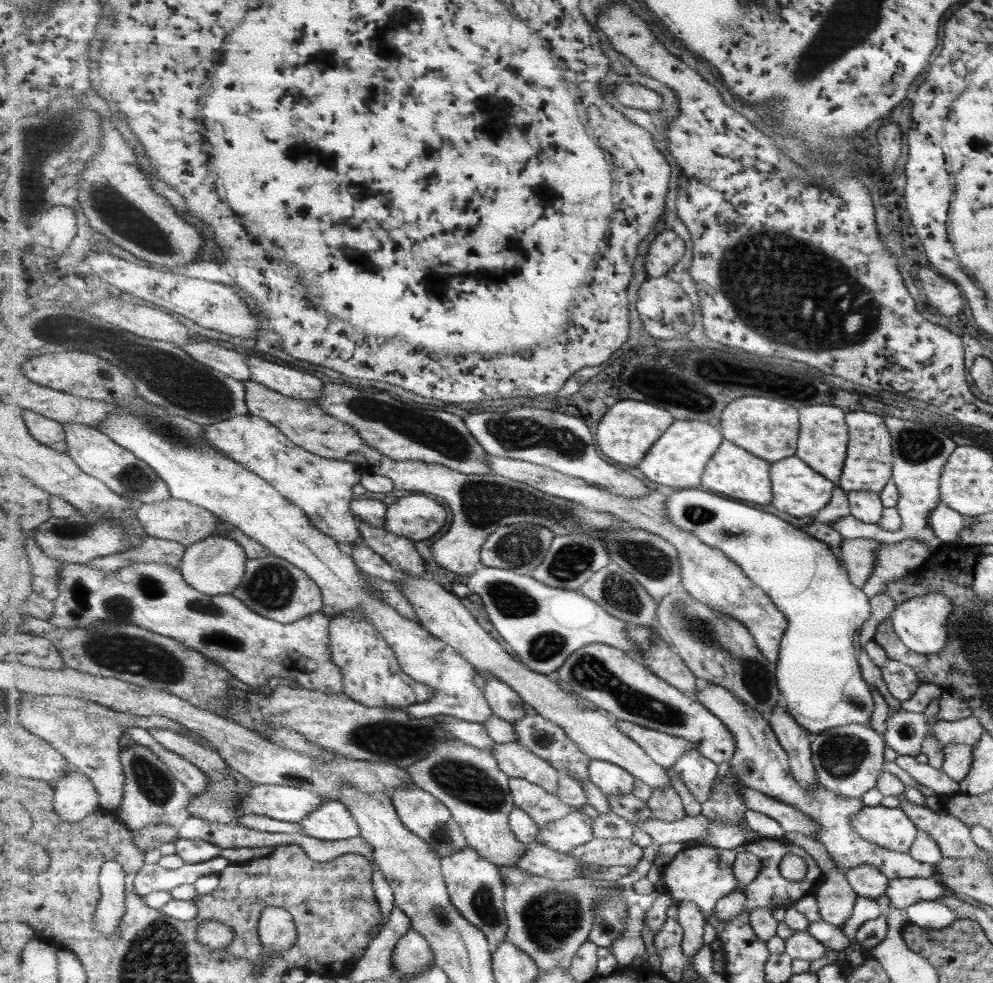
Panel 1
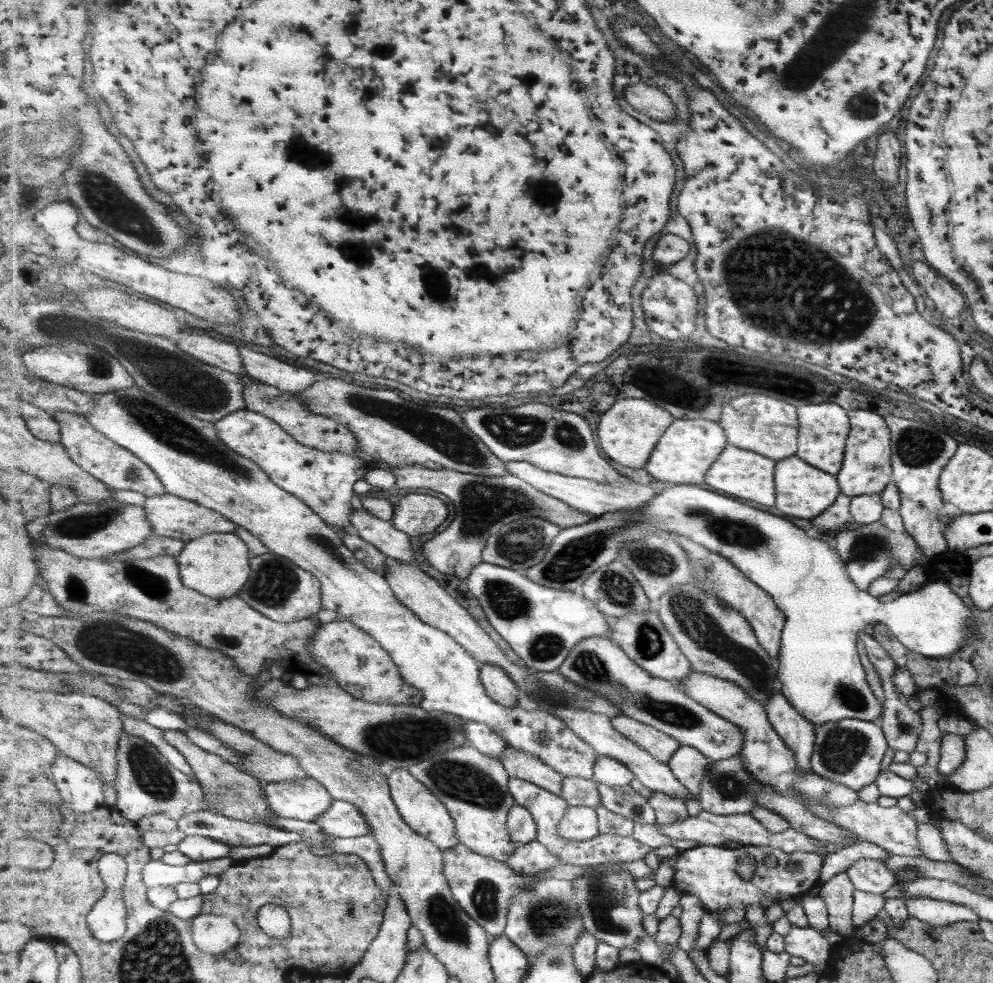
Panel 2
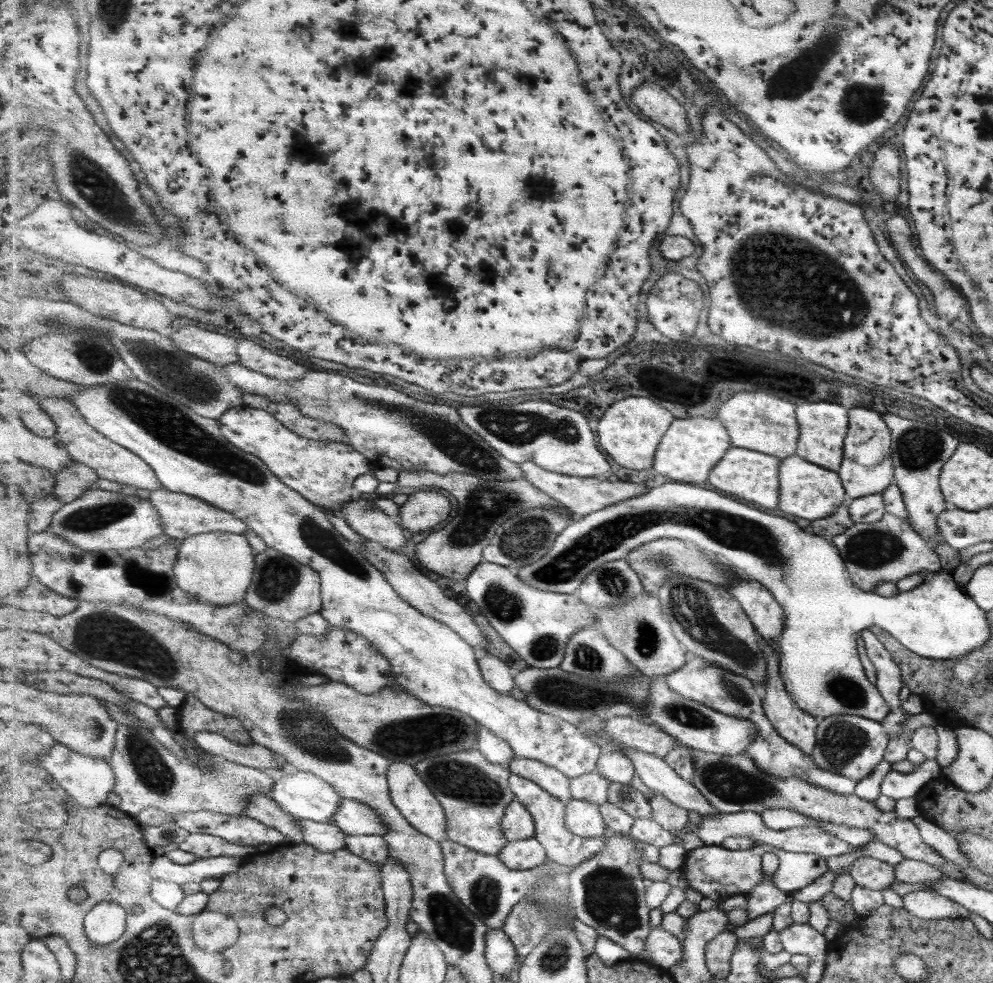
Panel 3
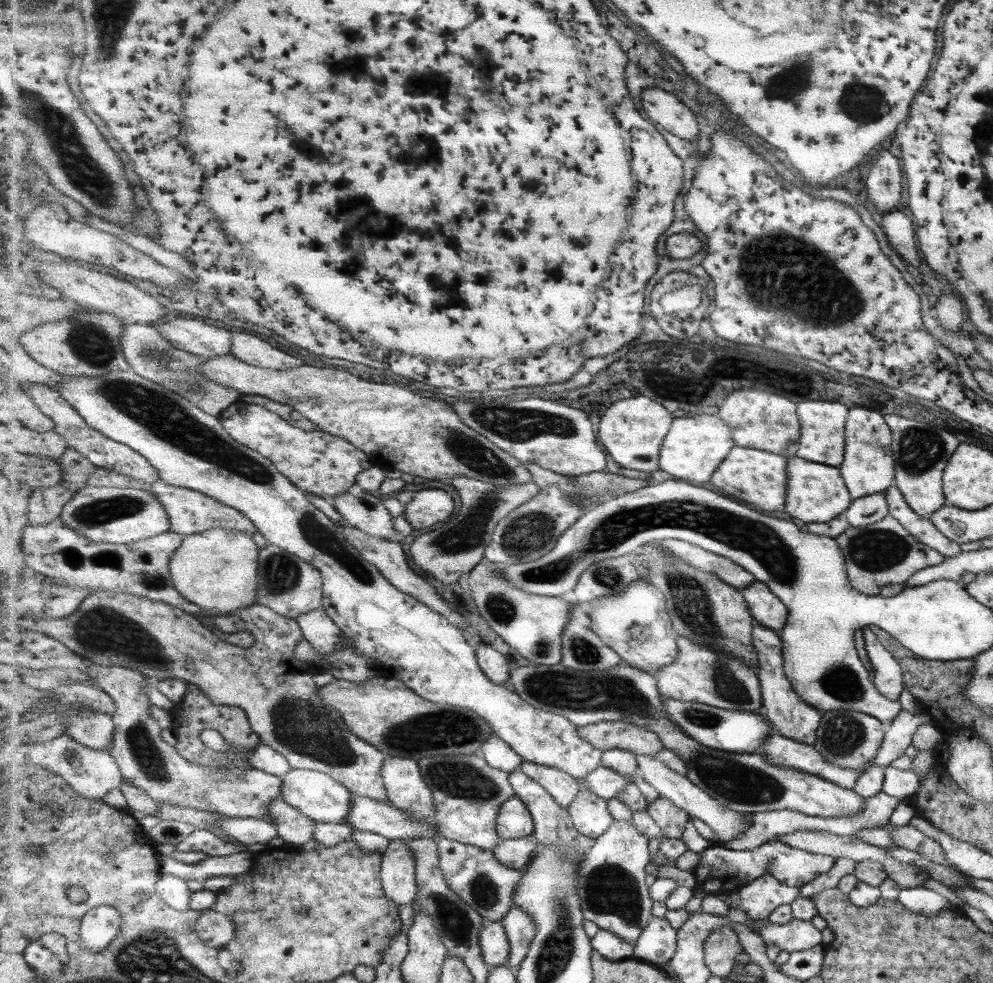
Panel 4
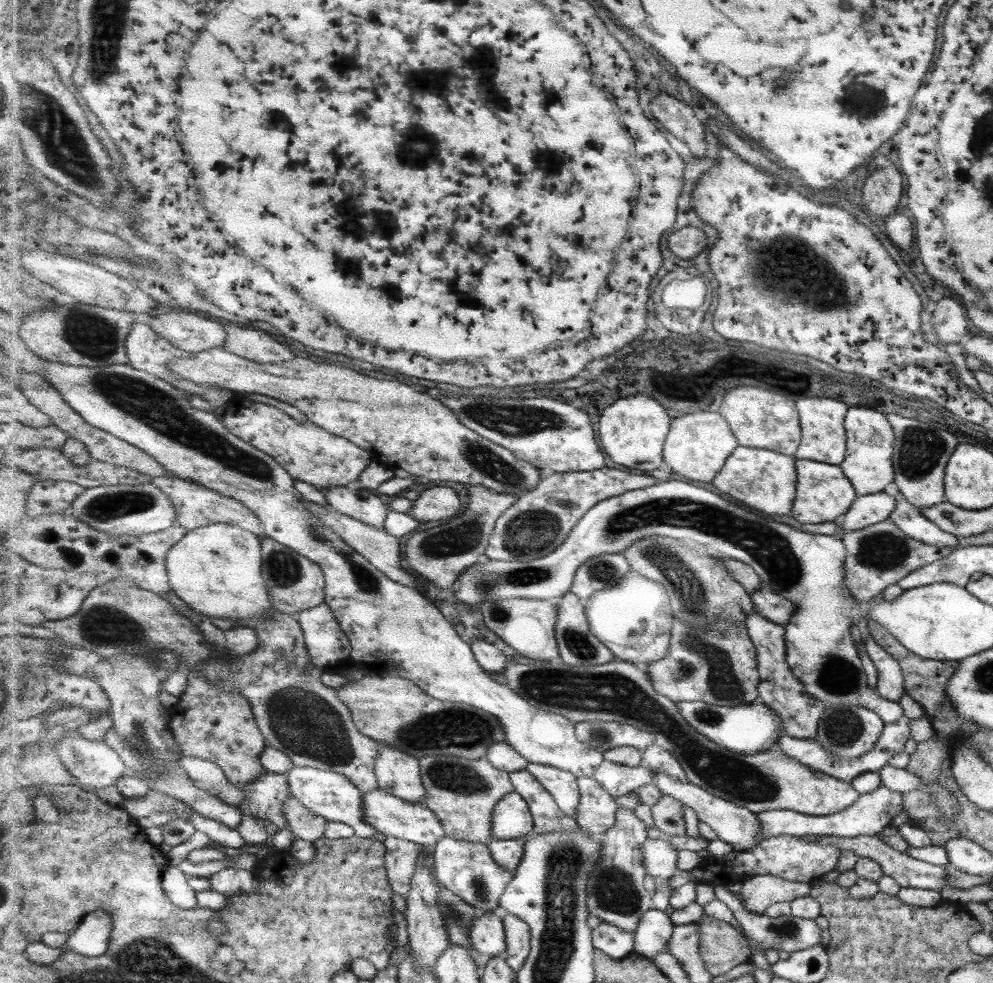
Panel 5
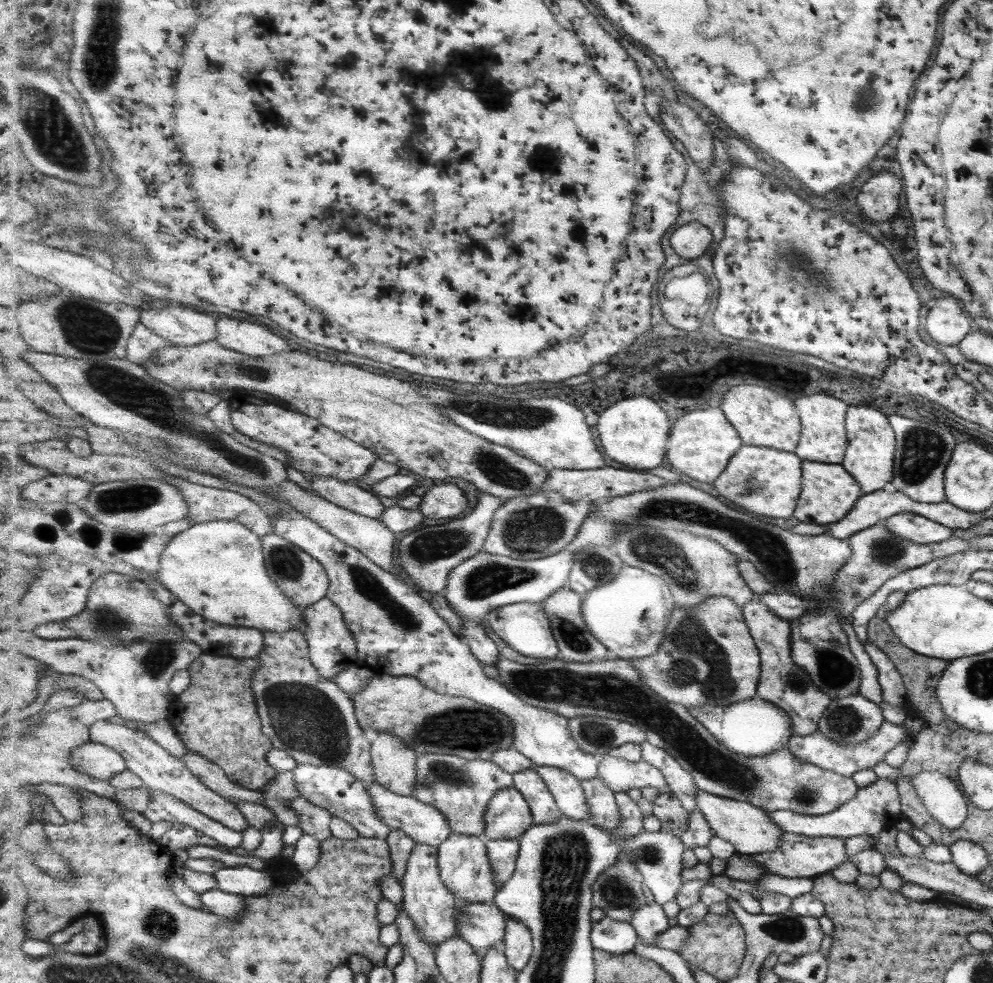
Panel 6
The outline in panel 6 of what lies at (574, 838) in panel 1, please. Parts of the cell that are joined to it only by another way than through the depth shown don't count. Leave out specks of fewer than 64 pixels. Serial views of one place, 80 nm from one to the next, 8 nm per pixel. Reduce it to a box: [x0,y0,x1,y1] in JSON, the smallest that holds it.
[581,777,623,830]

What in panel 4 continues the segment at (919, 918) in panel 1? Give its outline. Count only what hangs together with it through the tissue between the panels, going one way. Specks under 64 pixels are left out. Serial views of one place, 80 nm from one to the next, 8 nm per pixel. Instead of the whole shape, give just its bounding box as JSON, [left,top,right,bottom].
[896,886,959,914]

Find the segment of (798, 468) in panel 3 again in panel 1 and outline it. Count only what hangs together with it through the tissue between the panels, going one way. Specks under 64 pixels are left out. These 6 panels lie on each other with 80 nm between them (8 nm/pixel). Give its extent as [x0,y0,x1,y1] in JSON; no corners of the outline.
[771,455,836,518]

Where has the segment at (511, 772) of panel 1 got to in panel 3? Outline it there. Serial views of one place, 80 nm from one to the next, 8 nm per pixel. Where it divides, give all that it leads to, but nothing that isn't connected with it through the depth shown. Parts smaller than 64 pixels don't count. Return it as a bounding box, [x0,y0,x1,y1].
[509,756,574,805]

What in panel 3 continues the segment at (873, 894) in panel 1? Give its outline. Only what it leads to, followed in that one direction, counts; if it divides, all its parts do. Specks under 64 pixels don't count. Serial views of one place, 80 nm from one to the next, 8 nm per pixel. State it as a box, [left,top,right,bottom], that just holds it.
[849,857,894,890]

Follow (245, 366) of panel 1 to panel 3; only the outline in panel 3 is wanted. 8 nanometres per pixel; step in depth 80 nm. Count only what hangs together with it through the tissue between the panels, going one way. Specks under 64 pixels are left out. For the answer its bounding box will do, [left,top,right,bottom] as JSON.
[168,326,239,366]

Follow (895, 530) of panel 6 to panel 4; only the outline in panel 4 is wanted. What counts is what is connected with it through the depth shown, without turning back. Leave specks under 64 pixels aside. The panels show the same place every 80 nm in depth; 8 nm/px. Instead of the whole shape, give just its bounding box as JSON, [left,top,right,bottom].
[882,485,959,558]

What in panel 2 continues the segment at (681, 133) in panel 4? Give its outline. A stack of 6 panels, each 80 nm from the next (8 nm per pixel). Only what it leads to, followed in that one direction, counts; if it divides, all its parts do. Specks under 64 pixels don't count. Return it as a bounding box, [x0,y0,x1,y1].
[625,84,677,120]

